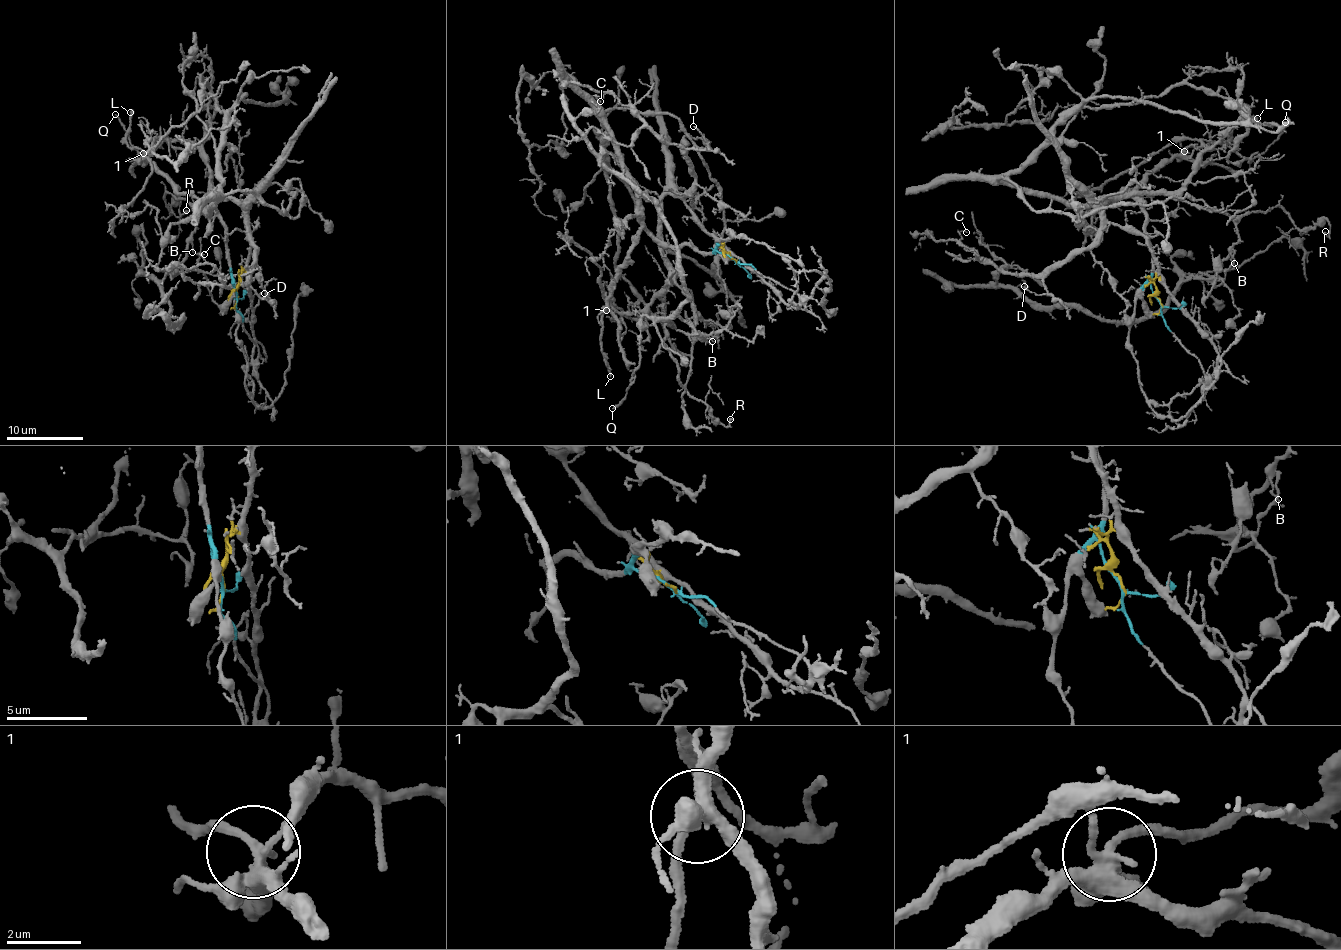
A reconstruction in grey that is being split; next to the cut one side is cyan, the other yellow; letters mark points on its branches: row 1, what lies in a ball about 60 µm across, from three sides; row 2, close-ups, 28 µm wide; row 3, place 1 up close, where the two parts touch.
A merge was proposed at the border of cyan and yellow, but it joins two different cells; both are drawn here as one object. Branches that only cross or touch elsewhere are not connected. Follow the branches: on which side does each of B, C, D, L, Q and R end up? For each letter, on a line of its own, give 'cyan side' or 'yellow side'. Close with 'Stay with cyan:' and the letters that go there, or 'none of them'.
B: yellow side
C: yellow side
D: yellow side
L: cyan side
Q: yellow side
R: yellow side
Stay with cyan: L

